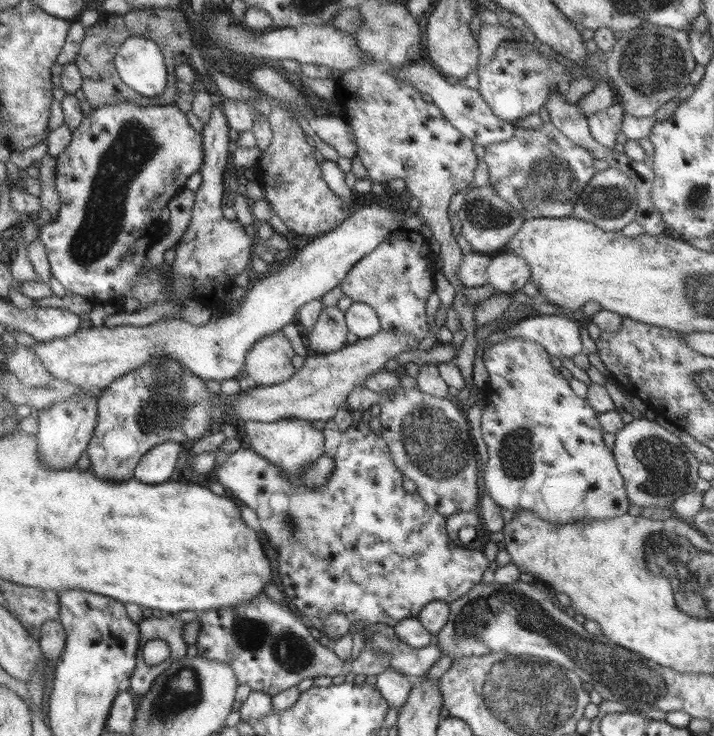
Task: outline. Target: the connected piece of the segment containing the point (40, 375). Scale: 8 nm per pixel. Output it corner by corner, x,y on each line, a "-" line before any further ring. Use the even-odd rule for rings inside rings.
17,345
12,349
12,353
1,357
6,370
16,375
16,379
22,383
26,389
38,389
46,387
50,383
52,376
46,368
42,367
40,359
36,357
34,348

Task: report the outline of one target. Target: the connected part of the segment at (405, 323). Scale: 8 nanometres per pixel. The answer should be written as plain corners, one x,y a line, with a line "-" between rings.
400,228
393,231
384,241
364,258
361,258
339,284
342,294
353,302
364,302
371,306
378,315
381,330
398,335
410,335
420,343
429,336
429,325
426,323
426,300
435,291
435,272
439,268
437,253
430,245
430,239
422,233
410,229

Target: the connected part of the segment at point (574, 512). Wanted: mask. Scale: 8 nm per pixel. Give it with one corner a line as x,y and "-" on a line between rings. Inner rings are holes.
505,336
502,342
484,350
479,367
485,394
481,431
488,448
488,467
481,475
485,491
499,507
513,512
533,510
542,520
553,524
583,518
614,518
628,512
626,483
612,451
602,439
605,430
599,423
599,414
584,398
576,396
538,342

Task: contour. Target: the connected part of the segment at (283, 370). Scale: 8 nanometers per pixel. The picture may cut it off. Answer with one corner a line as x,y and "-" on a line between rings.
283,330
258,340
246,356
244,376
256,386
274,386
294,376
294,346

